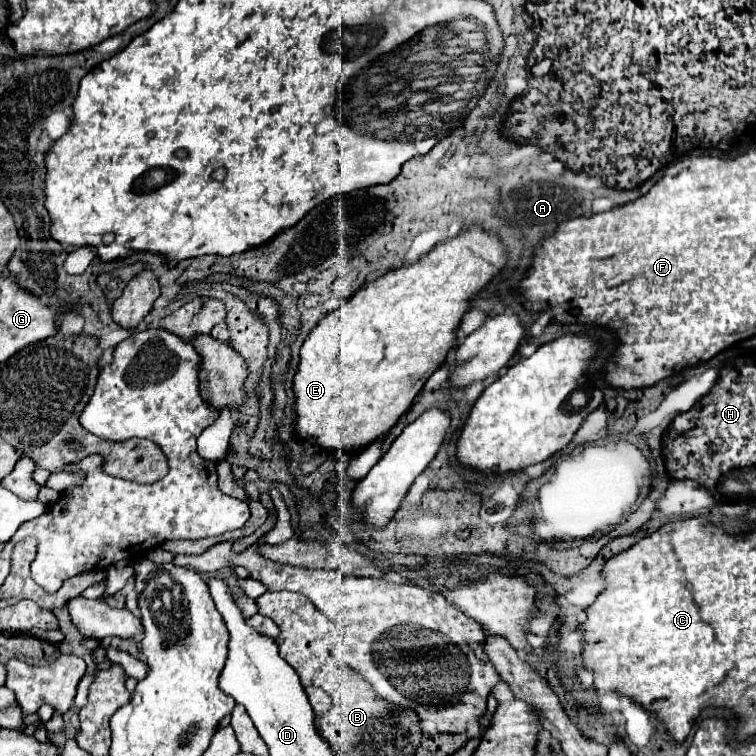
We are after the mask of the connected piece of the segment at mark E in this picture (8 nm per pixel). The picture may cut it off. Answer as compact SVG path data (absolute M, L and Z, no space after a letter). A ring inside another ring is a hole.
M471 228L471 230L465 230L461 232L459 236L447 240L443 246L437 246L435 250L431 250L429 254L425 254L421 260L413 262L413 264L407 264L407 266L401 266L397 270L391 270L387 274L383 274L381 278L377 278L375 282L371 282L367 288L359 290L357 294L353 294L347 302L343 302L335 312L327 314L313 330L311 334L305 338L301 350L299 350L299 364L297 364L297 372L295 372L295 378L293 378L293 394L295 394L295 420L293 420L293 426L295 426L295 438L297 440L316 440L316 448L321 449L324 452L335 454L339 450L345 450L345 452L355 452L359 448L367 448L369 444L377 442L383 438L383 434L387 434L395 424L397 420L411 408L415 396L419 394L419 390L423 388L423 384L427 382L427 378L445 362L447 358L447 352L451 350L453 342L455 342L455 334L457 334L457 326L463 318L463 314L467 312L469 308L469 296L473 296L475 292L479 292L507 262L507 252L503 248L503 244L499 242L497 236L493 234L487 234L483 232L481 228Z

